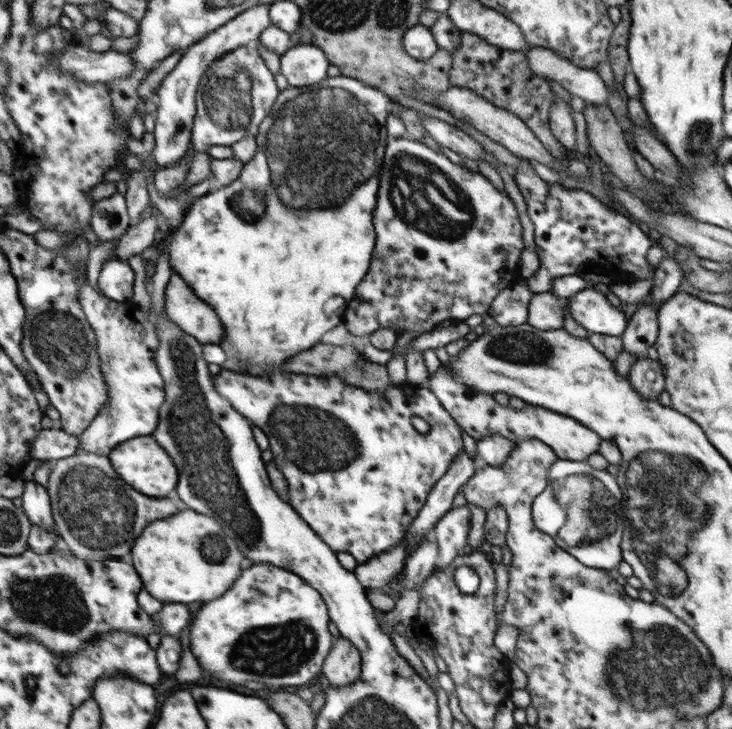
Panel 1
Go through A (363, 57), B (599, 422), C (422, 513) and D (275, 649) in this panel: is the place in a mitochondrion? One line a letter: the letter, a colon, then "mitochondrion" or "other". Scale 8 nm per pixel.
A: other
B: other
C: other
D: mitochondrion

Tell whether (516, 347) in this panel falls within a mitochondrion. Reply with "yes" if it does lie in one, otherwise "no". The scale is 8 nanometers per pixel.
yes

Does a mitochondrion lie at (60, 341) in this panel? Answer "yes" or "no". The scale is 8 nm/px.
yes

